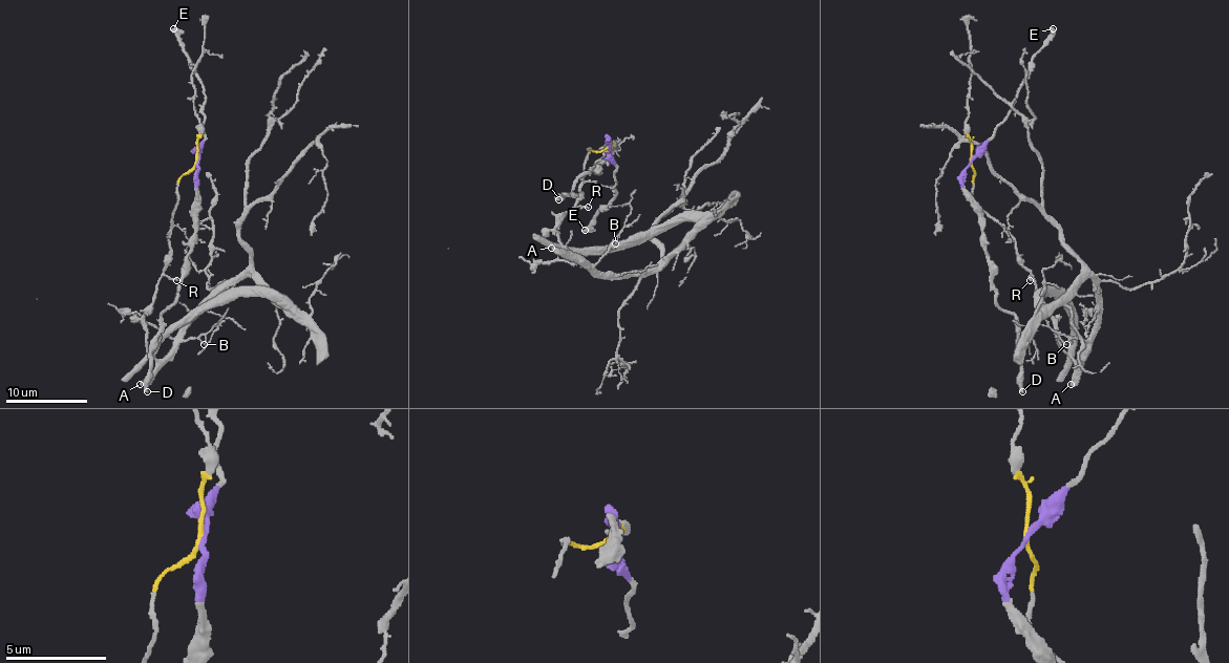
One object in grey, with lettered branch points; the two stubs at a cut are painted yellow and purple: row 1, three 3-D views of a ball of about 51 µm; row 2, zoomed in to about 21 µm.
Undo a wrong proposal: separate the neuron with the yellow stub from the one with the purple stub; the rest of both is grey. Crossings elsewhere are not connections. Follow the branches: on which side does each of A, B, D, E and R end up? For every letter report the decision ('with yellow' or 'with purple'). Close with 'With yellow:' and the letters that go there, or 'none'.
A: with yellow
B: with yellow
D: with purple
E: with purple
R: with yellow
With yellow: A, B, R

